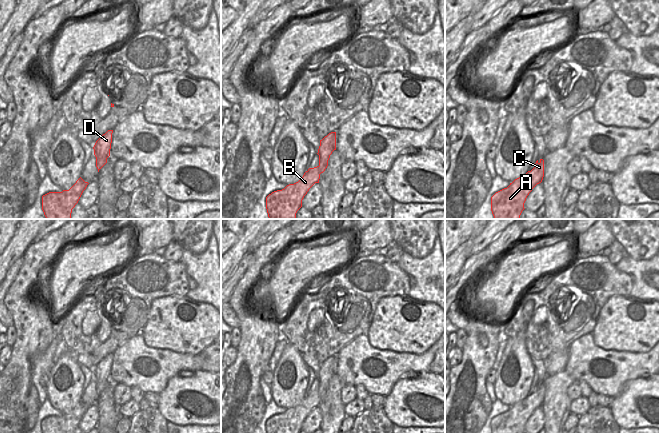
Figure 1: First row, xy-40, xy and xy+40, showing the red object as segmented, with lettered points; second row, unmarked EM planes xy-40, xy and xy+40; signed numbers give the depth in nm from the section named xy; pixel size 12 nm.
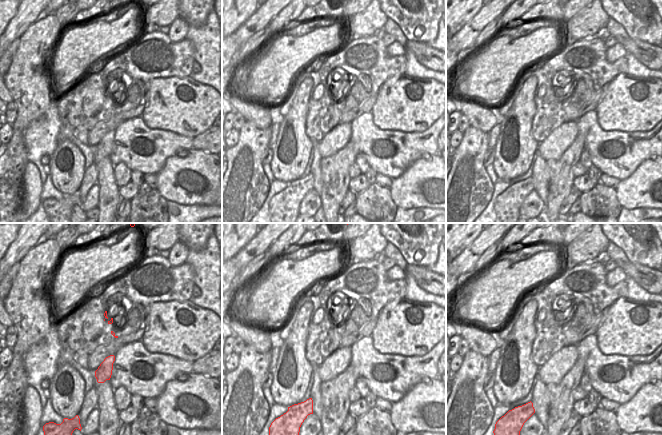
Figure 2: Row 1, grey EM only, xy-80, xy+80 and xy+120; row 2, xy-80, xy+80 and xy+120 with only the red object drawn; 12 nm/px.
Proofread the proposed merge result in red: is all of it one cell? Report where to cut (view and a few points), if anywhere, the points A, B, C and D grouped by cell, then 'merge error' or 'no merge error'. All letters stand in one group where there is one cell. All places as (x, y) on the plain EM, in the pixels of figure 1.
no cut; A B C D; no merge error

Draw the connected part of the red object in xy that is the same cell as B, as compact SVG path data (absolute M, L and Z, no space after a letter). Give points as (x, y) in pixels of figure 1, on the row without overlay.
M331 356L320 364L317 377L319 389L309 392L298 406L269 418L266 421L266 433L300 433L309 413L315 407L319 407L320 398L327 392L328 384L334 374L336 374L336 356Z

